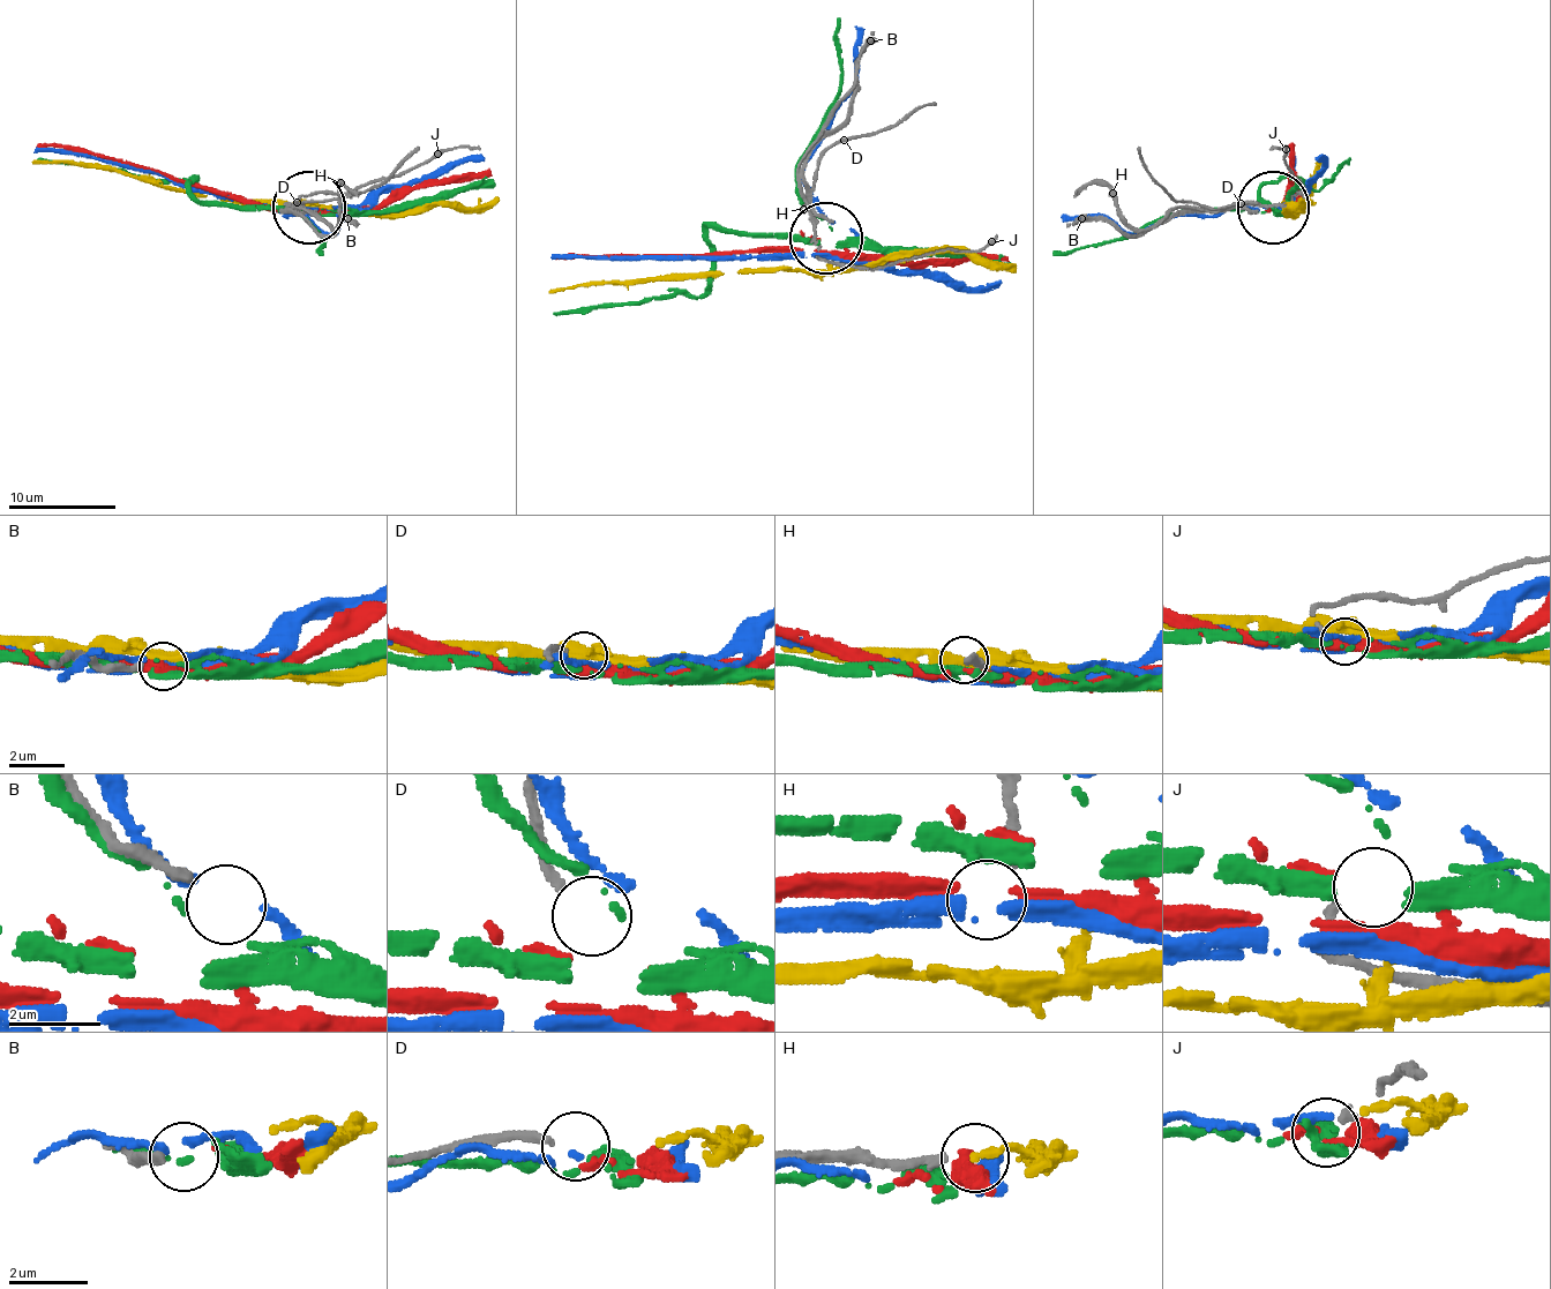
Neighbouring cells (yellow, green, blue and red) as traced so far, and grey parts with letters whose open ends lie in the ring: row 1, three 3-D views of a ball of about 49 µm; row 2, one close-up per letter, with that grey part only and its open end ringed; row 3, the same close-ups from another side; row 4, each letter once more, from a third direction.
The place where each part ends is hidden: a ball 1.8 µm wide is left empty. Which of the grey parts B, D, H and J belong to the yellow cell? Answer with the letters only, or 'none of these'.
none of these

